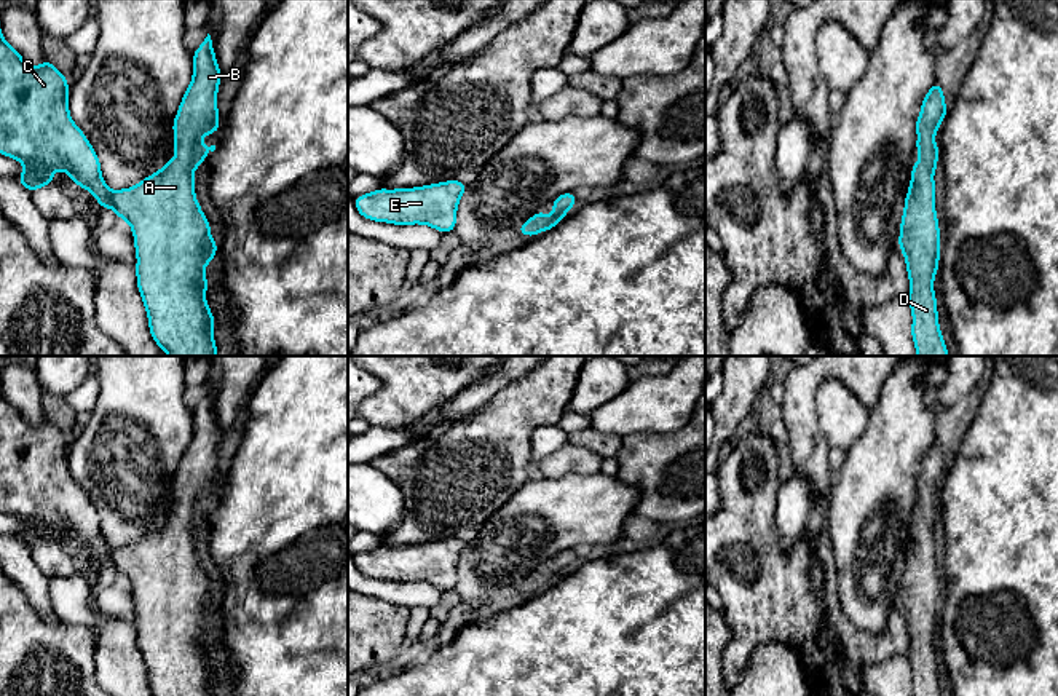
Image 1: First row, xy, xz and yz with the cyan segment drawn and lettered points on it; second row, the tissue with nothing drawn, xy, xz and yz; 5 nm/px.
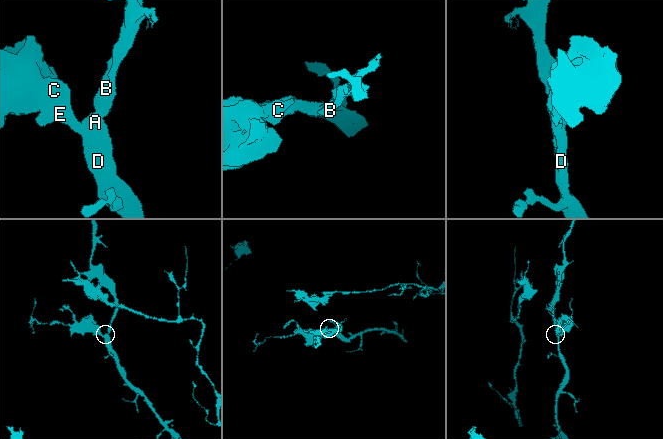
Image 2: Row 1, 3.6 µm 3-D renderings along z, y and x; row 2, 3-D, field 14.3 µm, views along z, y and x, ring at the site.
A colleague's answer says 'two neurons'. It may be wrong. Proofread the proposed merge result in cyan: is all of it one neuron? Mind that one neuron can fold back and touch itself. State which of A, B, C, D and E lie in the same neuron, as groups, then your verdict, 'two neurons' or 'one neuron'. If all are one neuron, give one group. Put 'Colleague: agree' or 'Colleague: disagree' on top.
Colleague: disagree
groups A B C D E; one neuron

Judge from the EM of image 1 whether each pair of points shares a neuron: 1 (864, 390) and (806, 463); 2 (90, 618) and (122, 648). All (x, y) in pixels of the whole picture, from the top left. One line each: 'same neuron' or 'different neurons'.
1: same neuron
2: same neuron

